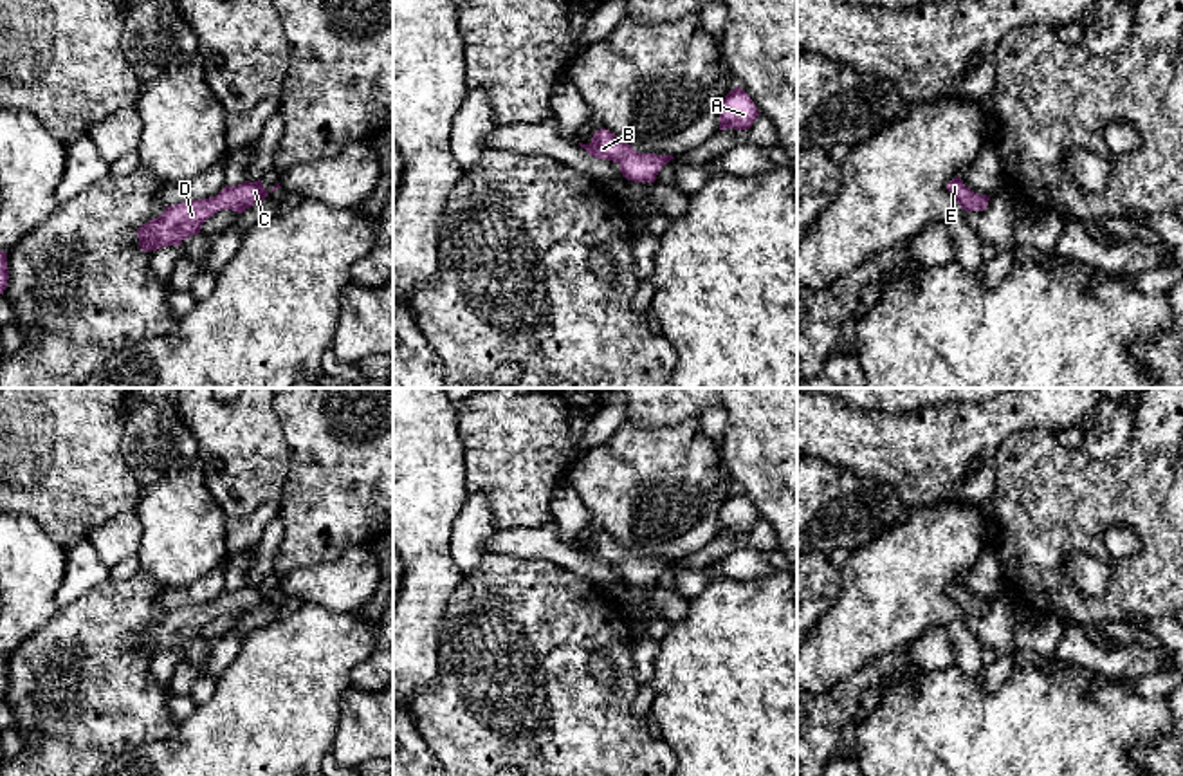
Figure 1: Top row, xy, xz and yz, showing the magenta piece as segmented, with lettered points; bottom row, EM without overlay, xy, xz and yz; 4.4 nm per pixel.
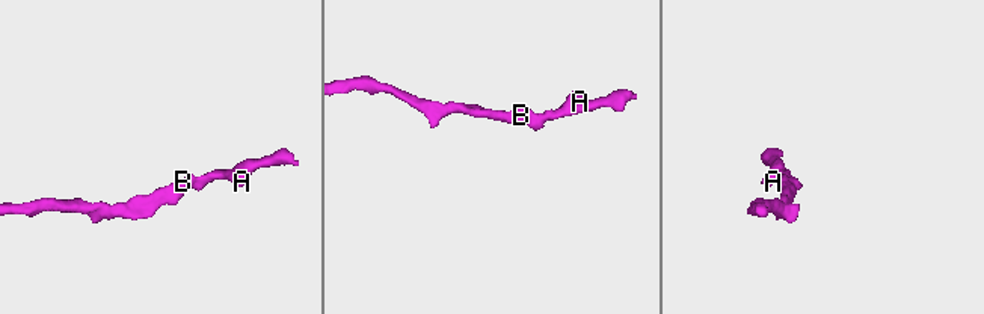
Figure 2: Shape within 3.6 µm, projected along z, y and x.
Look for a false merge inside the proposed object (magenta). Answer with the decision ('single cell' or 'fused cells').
single cell

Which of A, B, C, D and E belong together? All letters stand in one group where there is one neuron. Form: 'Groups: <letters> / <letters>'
Groups: A B C D E

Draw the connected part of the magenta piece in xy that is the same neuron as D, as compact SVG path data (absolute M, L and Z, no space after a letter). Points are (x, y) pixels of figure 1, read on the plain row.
M245 585L238 590L225 590L216 601L166 610L160 621L137 633L139 651L146 657L166 650L179 651L186 642L198 639L202 628L220 614L243 617L278 592L281 592L280 587L267 596L261 585Z

